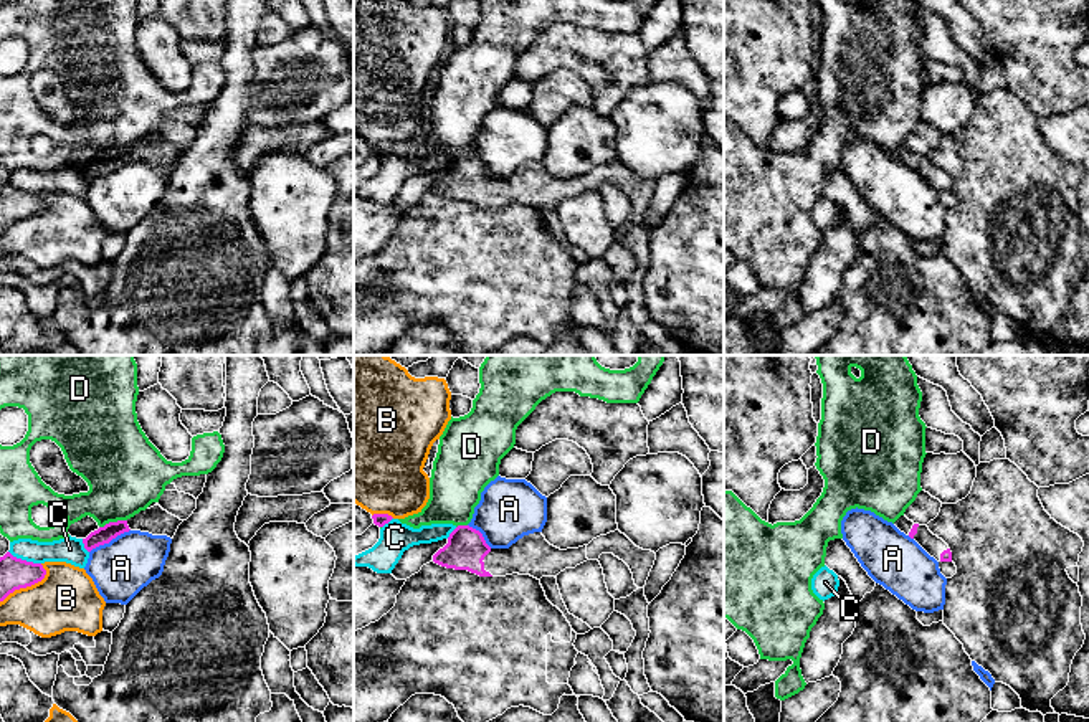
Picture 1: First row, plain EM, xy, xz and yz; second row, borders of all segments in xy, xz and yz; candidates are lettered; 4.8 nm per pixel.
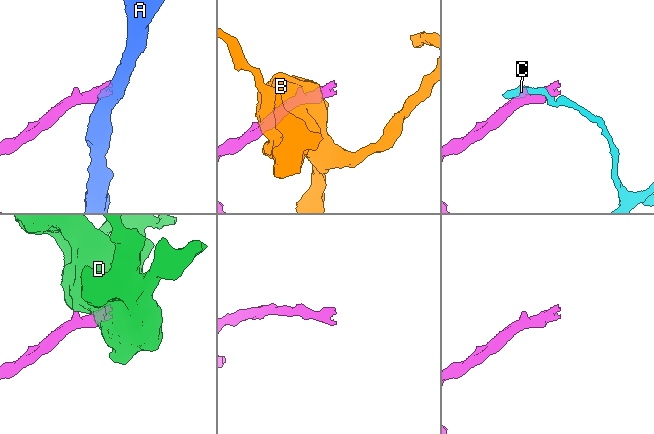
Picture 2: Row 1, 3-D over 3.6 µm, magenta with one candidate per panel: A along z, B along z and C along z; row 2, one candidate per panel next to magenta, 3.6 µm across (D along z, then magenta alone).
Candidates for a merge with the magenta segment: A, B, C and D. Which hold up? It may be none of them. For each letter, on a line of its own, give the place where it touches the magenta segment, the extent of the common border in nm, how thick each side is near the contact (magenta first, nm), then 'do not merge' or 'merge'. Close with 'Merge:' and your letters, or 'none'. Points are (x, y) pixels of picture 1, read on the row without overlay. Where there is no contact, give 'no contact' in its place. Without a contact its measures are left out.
A: xy (109, 170) | 240 nm | 80/280 nm | do not merge
B: xy (27, 215) | 280 nm | 150/300 nm | do not merge
C: xy (25, 190) | 170 nm | 150/130 nm | do not merge
D: xy (113, 152) | 140 nm | 80/380 nm | do not merge
Merge: none

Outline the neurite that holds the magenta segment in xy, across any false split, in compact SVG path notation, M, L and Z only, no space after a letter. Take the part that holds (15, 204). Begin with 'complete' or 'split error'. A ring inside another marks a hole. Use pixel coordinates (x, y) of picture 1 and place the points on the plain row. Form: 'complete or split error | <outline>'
complete | M7 182L0 187L0 231L20 218L41 211L46 200L41 193L26 192Z

